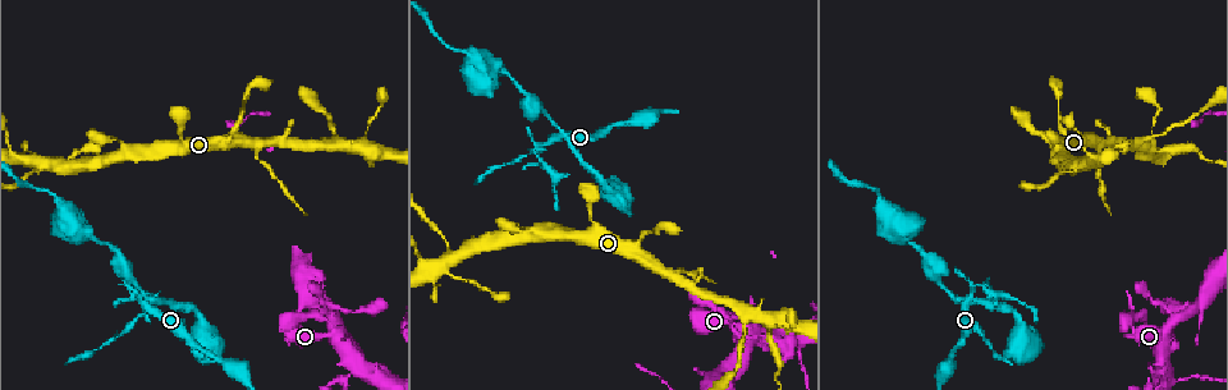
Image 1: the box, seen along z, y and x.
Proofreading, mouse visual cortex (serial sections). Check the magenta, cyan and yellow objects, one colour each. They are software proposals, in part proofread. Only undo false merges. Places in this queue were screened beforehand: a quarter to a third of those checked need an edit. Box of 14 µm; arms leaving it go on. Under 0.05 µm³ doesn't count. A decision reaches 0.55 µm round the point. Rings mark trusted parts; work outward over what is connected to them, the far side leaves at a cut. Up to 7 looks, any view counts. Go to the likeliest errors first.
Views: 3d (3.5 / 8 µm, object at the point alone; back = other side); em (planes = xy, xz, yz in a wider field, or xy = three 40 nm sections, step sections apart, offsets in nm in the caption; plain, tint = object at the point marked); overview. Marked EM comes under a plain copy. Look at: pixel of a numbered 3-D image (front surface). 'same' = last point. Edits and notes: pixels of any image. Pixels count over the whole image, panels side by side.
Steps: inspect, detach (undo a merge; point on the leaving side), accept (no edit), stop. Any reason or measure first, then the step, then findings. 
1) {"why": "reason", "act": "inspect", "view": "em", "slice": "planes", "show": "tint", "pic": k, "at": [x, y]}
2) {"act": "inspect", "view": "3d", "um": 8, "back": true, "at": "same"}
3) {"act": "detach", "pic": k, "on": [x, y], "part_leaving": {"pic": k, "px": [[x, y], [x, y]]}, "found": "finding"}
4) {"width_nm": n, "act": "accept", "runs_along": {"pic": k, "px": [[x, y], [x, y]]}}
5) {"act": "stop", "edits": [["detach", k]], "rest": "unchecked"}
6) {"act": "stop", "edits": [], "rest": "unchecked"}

{"why": "thick turns thin", "act": "inspect", "view": "3d", "um": 3.5, "pic": 1, "at": [545, 144]}

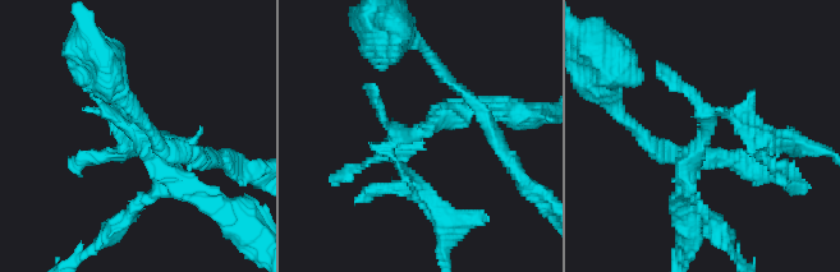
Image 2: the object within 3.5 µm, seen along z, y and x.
{"why": "need the tissue", "act": "inspect", "view": "em", "slice": "xy", "step": 2, "show": "tint", "pic": 2, "at": [705, 133]}

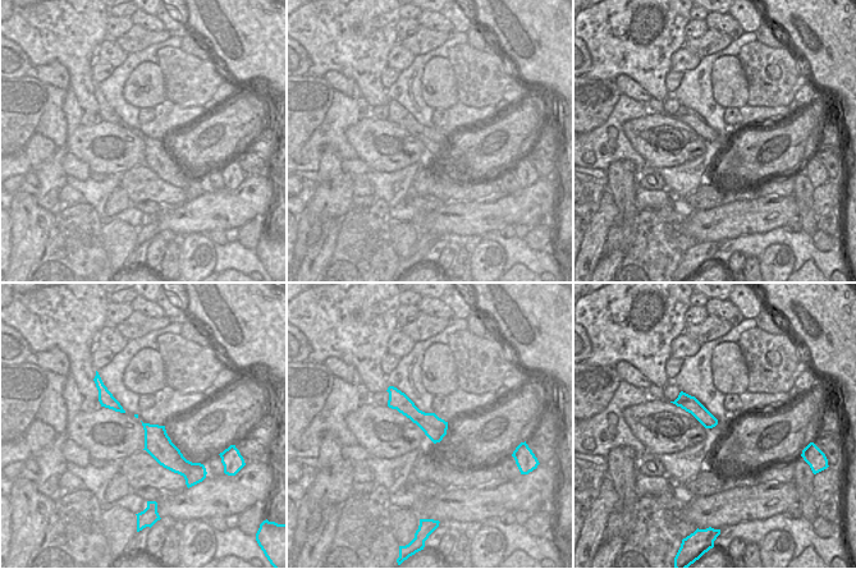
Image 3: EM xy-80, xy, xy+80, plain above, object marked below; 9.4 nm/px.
{"act": "accept", "runs_along": {"pic": 3, "px": [[392, 390], [435, 434], [436, 439]]}, "found": "one cell here"}

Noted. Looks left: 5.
{"why": "branch point", "act": "inspect", "view": "3d", "um": 3.5, "pic": 1, "at": [258, 143]}

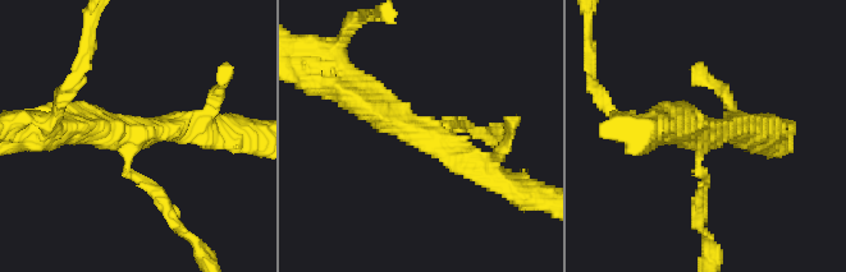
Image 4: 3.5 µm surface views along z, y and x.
{"arms": 3, "arm_widths_nm": [100, 300, 450], "why": "shape alone is not enough", "act": "inspect", "view": "em", "slice": "xy", "step": 5, "show": "tint", "pic": 4, "at": [412, 127]}

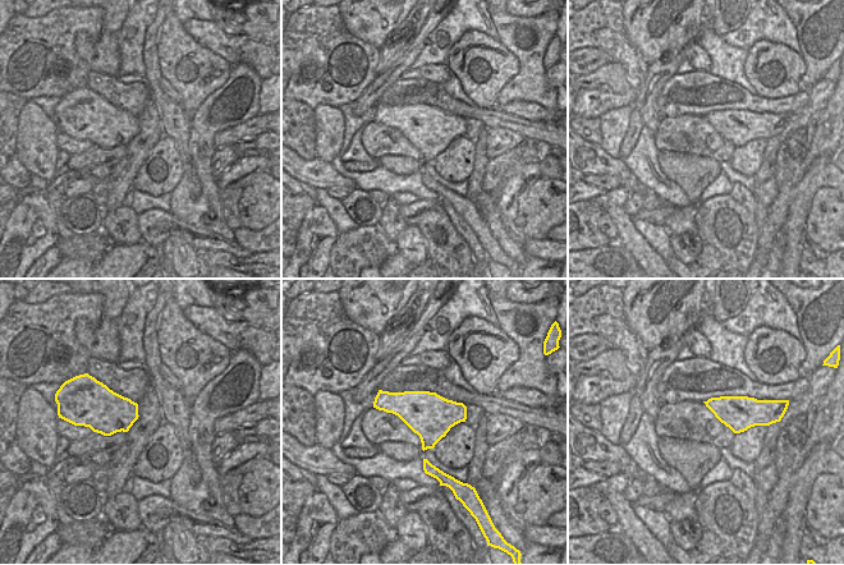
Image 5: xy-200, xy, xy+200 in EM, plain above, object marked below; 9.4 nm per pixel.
{"width_nm": 420, "act": "detach", "pic": 4, "on": [154, 189], "part_leaving": {"pic": 4, "px": [[129, 146], [126, 170], [192, 240]]}, "found": "two cells meet here"}

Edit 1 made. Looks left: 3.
{"why": "sharp bend", "act": "inspect", "view": "3d", "um": 3.5, "pic": 1, "at": [1019, 327]}

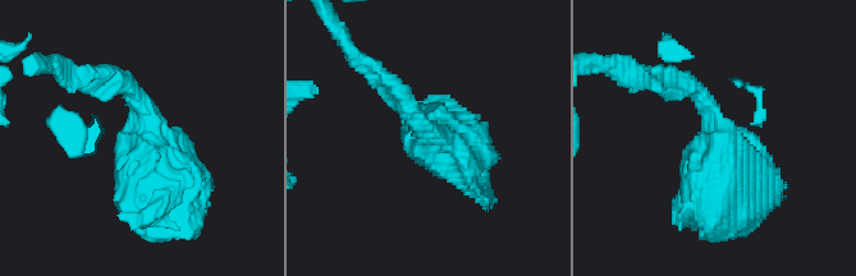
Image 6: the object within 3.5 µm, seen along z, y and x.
{"act": "inspect", "view": "em", "slice": "xy", "step": 3, "show": "tint", "pic": 6, "at": [437, 137]}

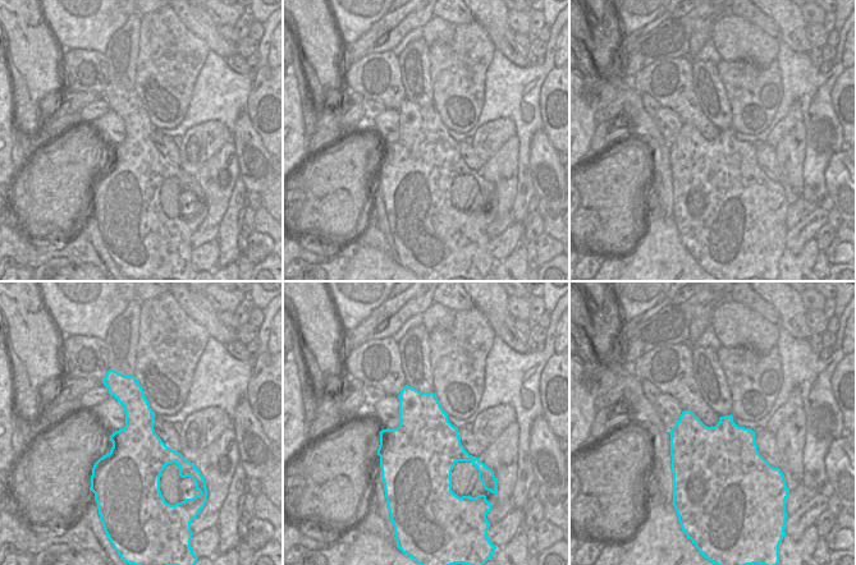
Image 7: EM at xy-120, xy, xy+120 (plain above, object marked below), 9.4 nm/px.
{"why": "another direction", "act": "inspect", "view": "em", "slice": "xy", "step": 1, "show": "tint", "at": "same"}

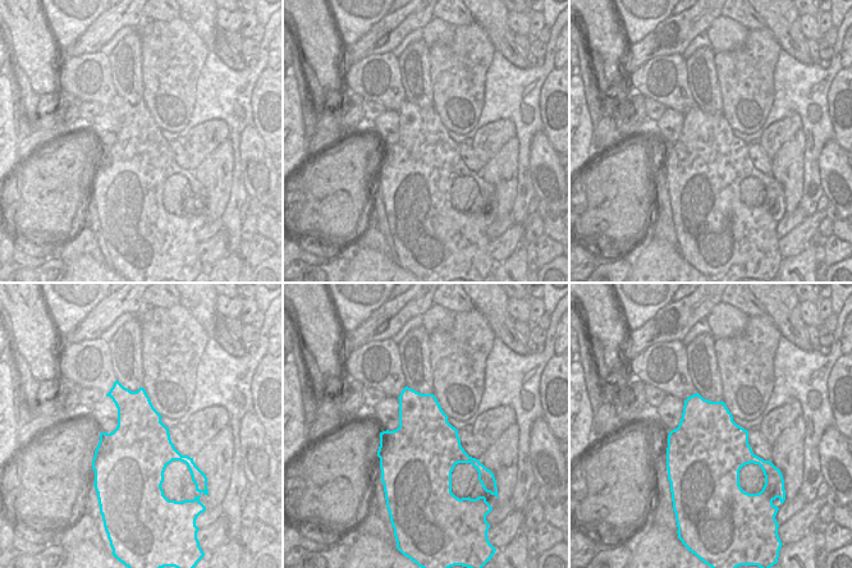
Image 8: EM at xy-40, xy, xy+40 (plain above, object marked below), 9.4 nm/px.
{"act": "accept", "runs_along": {"pic": 6, "px": [[129, 88], [161, 202]]}, "found": "all the same cell"}

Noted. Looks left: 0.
{"act": "stop", "edits": [["detach", 4]], "rest": "unchecked"}

